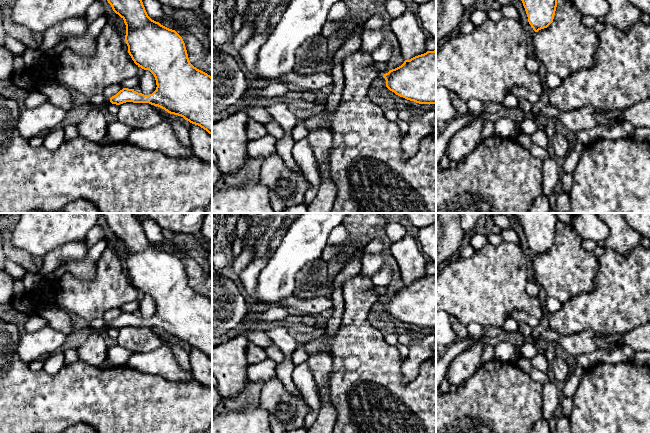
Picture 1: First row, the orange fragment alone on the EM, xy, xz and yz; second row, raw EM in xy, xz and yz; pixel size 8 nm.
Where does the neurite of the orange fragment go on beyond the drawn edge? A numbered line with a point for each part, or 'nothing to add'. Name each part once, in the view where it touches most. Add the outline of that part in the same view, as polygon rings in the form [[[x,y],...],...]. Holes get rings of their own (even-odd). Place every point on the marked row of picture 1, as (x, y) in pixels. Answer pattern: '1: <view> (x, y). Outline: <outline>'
1: xy (94, 127). Outline: [[[107,99],[104,104],[97,105],[90,110],[87,117],[77,124],[79,136],[99,143],[107,135],[107,122],[104,110],[110,104],[110,99]]]

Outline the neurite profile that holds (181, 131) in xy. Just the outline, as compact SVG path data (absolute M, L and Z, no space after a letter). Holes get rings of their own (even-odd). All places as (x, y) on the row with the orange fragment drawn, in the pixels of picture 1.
M154 106L160 113L161 117L162 117L162 121L165 121L167 123L169 123L174 132L176 137L179 139L180 143L184 146L184 147L188 147L188 148L192 148L192 143L190 140L190 130L181 122L179 122L178 120L174 119L170 113L168 113L167 111L165 111L164 109L158 107L158 106Z

